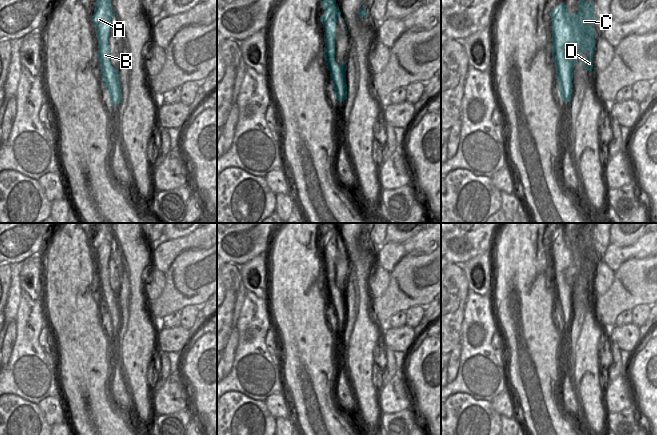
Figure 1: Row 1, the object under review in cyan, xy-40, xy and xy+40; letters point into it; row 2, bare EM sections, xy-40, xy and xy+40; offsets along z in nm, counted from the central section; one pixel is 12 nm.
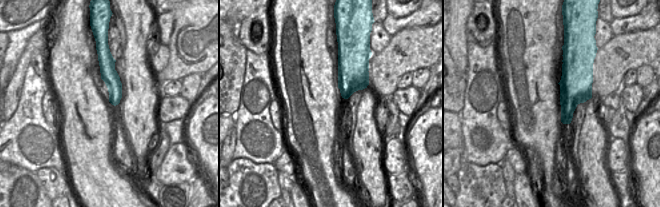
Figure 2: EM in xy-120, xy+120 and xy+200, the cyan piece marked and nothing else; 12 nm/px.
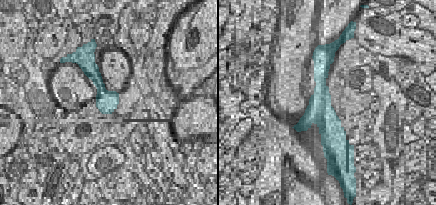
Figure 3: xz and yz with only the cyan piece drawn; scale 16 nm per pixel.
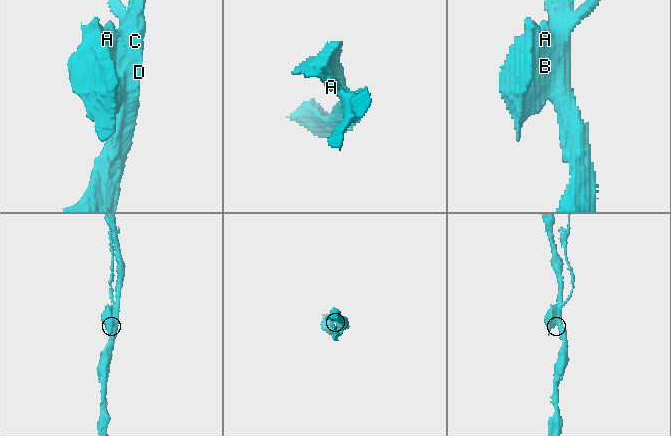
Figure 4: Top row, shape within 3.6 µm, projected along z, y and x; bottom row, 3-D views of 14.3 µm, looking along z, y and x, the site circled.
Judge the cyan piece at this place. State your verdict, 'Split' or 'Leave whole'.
Leave whole

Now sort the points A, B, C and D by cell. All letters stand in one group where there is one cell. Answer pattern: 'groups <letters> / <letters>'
groups A B C D

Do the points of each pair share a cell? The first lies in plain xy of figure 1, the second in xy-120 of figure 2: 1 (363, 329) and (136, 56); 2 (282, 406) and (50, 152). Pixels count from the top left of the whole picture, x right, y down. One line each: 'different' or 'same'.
1: same
2: different

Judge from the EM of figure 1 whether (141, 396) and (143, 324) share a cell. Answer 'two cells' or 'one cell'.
one cell

